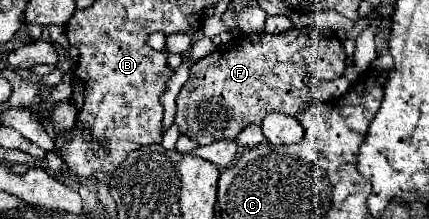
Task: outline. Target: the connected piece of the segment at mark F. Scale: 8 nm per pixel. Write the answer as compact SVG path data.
M300 27L288 29L284 37L270 33L250 33L236 35L230 43L224 43L214 49L208 57L192 63L190 79L184 83L182 91L176 97L176 117L180 133L196 141L198 145L210 145L214 141L234 141L240 131L248 125L260 125L262 119L276 111L284 115L298 115L310 101L310 81L312 79L336 79L344 75L346 69L346 53L336 35L328 35L326 29L318 27Z

